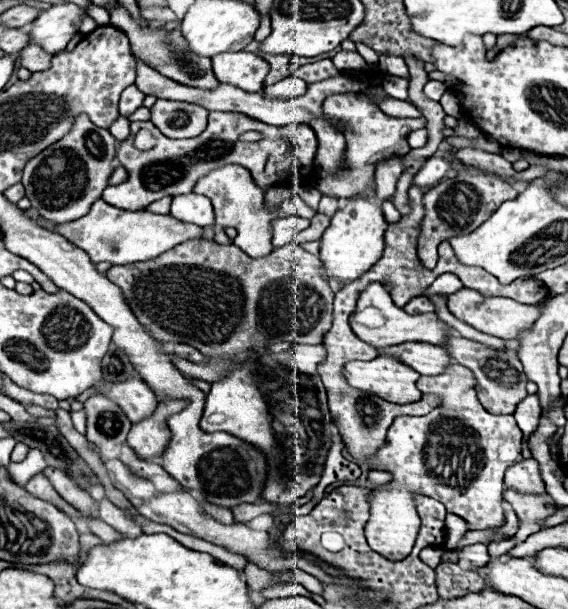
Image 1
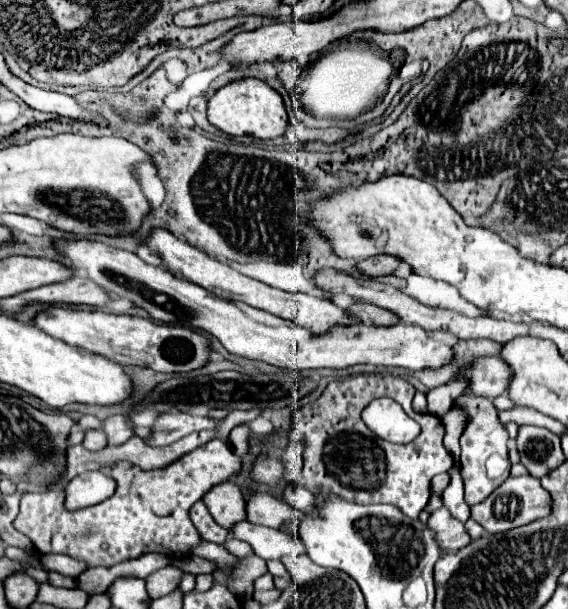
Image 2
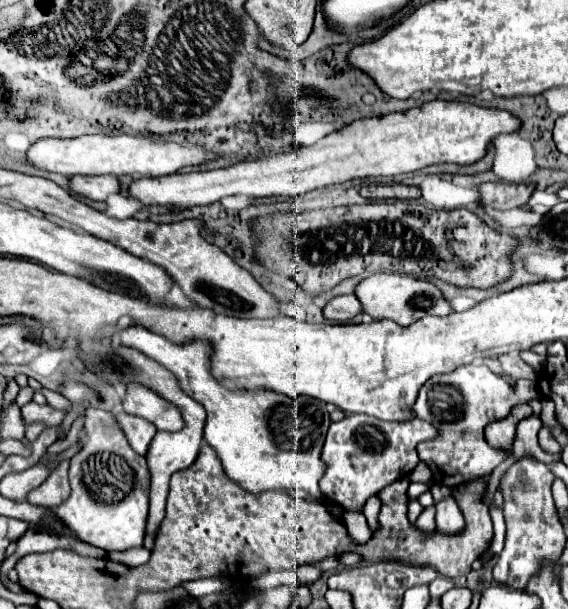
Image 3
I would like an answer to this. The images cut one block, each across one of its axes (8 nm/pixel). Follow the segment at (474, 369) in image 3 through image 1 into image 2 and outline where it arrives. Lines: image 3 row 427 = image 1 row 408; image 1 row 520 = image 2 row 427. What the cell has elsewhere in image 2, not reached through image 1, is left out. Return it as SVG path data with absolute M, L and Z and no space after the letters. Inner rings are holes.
M462 396L456 400L458 408L464 408L470 414L470 422L460 438L460 446L462 446L462 454L460 454L460 462L462 462L462 482L464 482L464 496L466 502L472 506L480 500L486 500L490 496L490 492L494 492L494 488L498 488L508 476L510 476L510 460L508 460L508 432L506 428L500 424L498 420L498 412L494 408L494 404L484 398L484 396ZM376 398L362 412L364 424L382 440L408 444L416 438L416 422L392 398Z

